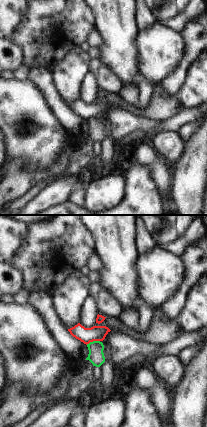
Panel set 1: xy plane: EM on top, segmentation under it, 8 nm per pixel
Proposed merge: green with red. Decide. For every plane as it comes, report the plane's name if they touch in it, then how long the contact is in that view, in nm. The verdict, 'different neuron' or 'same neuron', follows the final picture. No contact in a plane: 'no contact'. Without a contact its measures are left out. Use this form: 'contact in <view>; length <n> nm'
contact in xy; length 120 nm

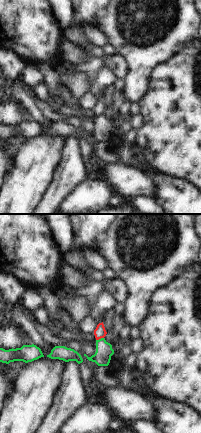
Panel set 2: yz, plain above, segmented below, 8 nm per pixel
contact in yz; length 70 nm

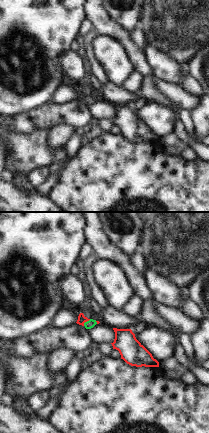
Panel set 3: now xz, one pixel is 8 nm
contact in xz; length 80 nm

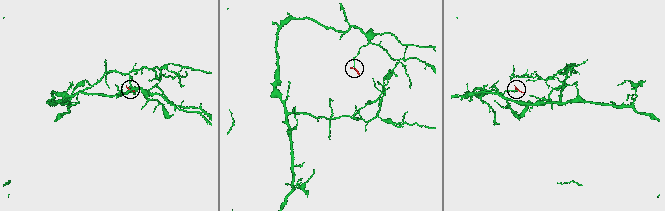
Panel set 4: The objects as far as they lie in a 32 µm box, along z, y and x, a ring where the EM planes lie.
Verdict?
different neuron

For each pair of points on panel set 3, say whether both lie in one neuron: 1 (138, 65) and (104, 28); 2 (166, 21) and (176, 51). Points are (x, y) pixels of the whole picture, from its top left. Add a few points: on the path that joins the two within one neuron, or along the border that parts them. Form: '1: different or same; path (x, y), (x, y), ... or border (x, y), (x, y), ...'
1: same; path (134, 54), (130, 47), (115, 32)
2: same; path (173, 28), (176, 31), (176, 44)

